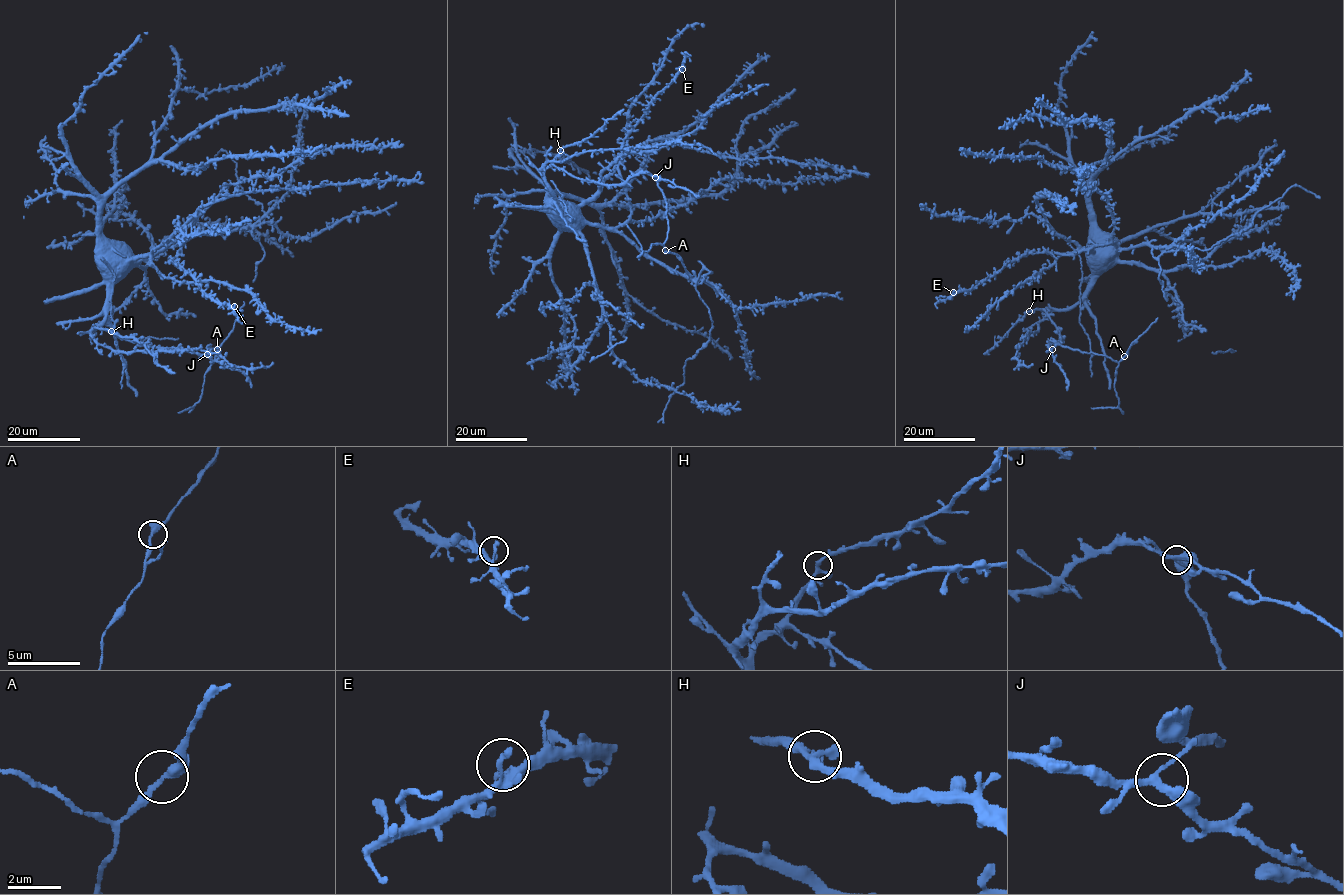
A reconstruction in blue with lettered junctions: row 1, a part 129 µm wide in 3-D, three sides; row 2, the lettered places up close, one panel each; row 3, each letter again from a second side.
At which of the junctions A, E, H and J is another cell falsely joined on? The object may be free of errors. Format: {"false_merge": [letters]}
{"false_merge": []}

